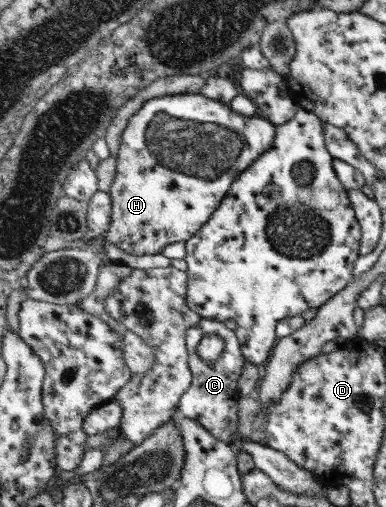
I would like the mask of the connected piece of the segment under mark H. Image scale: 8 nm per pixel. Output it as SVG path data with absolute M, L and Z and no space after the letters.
M178 93L177 95L167 95L167 97L158 97L146 101L140 110L131 116L128 126L123 133L123 142L121 142L118 158L117 158L117 175L112 183L110 194L113 204L111 214L112 224L107 233L104 233L103 239L113 243L123 251L131 255L157 255L163 253L163 250L172 243L180 241L189 241L193 238L203 226L213 217L215 210L221 205L221 202L227 197L229 189L245 171L254 165L254 161L262 157L267 150L274 145L275 139L278 137L277 125L271 120L257 116L245 116L235 111L230 105L215 101L199 93Z

